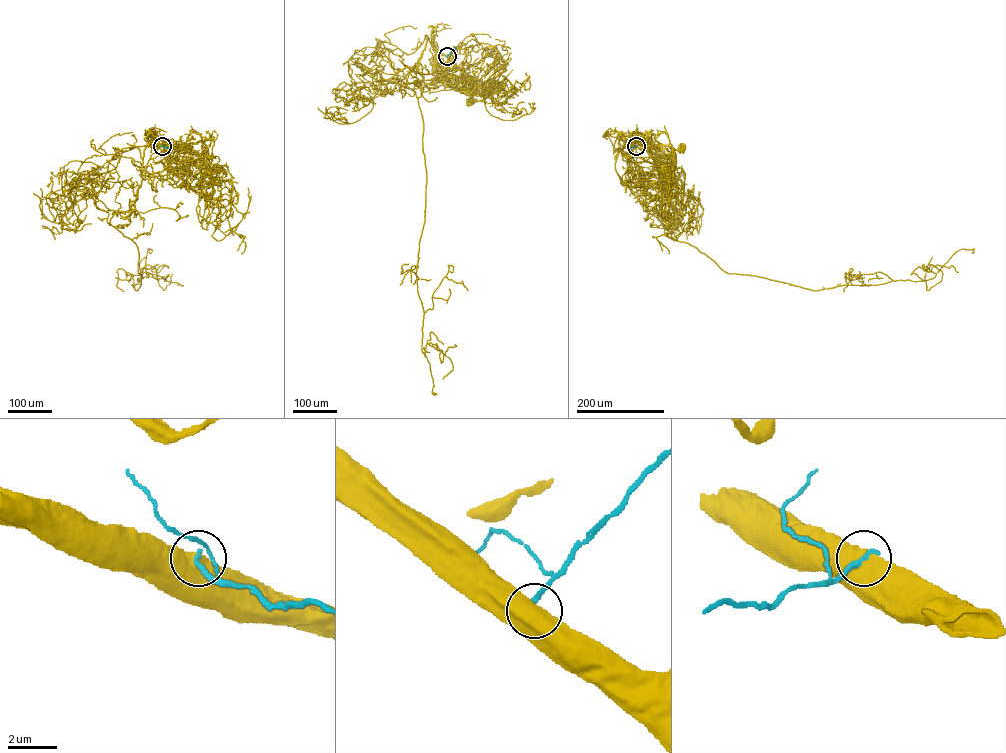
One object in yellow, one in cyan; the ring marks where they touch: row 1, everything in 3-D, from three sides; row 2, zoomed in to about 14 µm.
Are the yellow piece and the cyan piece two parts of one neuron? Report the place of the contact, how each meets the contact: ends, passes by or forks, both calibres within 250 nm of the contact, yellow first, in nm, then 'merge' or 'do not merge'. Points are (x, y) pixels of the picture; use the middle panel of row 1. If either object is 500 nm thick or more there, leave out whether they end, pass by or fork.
place (447, 56); calibres 750 and 220 nm; do not merge

